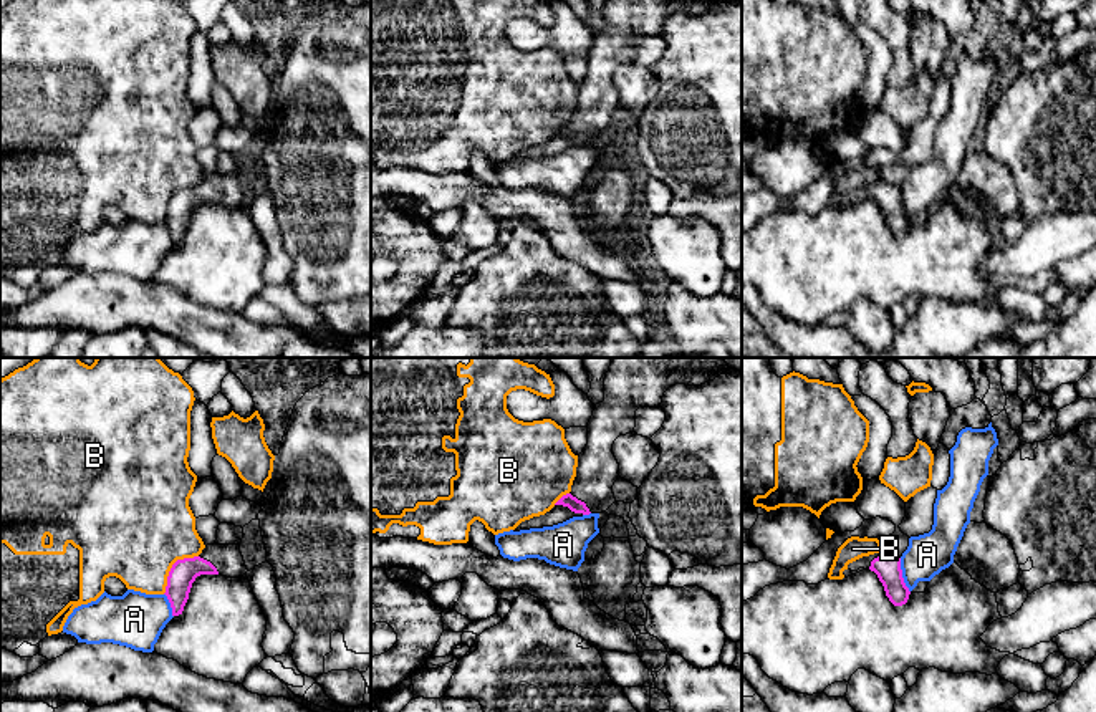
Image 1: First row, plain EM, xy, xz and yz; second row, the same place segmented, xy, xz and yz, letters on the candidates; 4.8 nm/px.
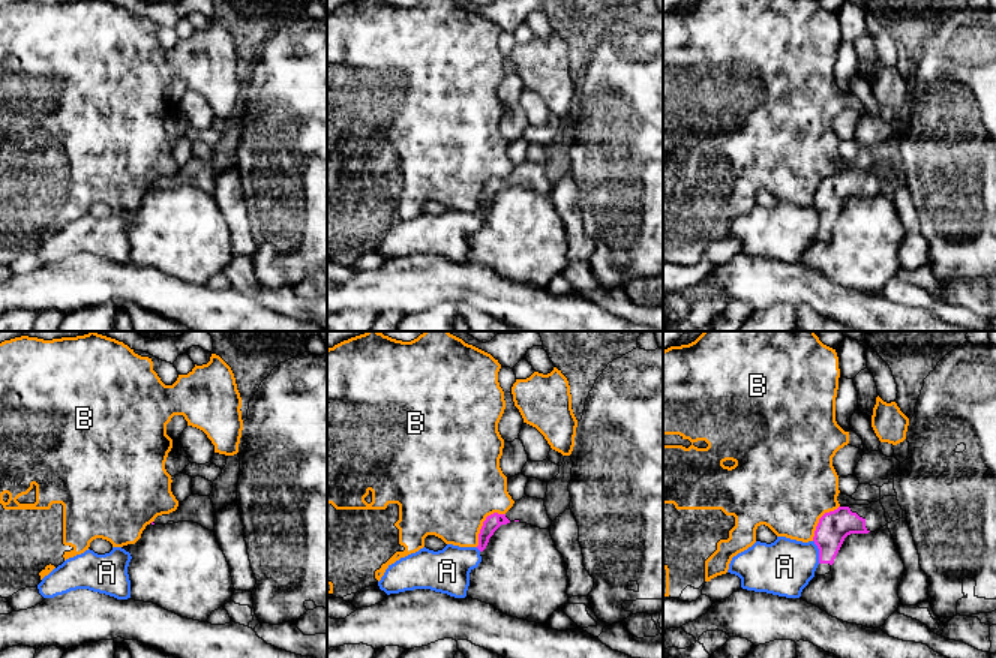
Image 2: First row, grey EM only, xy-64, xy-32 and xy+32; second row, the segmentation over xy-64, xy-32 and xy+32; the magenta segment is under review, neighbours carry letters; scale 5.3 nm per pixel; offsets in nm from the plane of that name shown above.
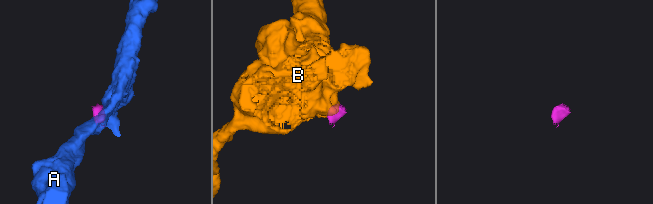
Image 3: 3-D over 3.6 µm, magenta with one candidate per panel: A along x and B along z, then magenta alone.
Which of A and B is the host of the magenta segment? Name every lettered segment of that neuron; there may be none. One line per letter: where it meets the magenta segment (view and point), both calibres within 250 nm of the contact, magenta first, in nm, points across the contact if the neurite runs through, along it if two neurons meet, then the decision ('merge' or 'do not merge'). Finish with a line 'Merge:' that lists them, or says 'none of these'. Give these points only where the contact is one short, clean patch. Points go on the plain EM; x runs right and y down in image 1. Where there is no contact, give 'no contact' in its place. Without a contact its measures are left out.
A: contact yz (901, 204); calibres 130 and 200 nm; border yz (899, 187), (903, 211), (909, 221); do not merge
B: contact xy (173, 196); calibres 130 and 480 nm; border xy (197, 184), (179, 187), (173, 194), (163, 222); do not merge
Merge: none of these

